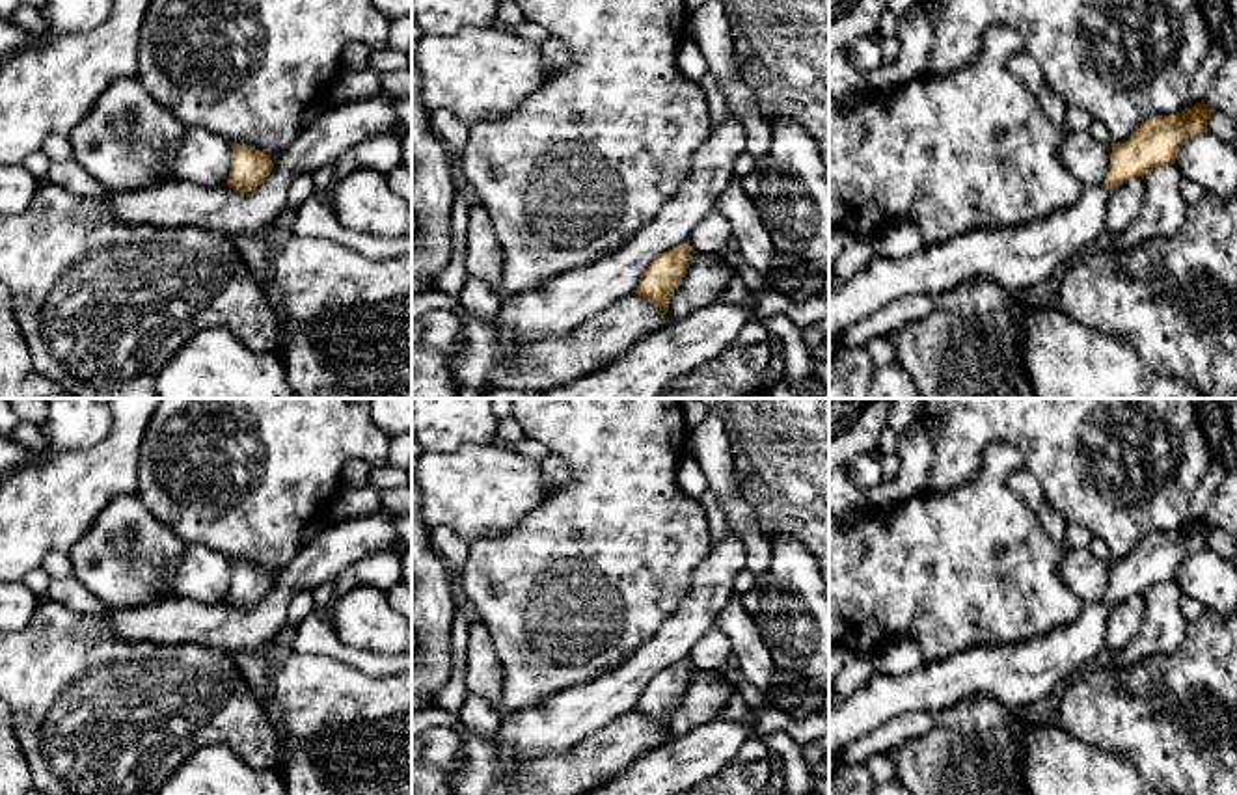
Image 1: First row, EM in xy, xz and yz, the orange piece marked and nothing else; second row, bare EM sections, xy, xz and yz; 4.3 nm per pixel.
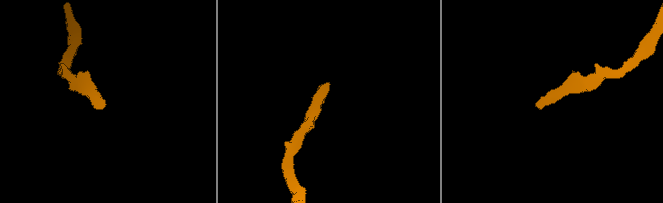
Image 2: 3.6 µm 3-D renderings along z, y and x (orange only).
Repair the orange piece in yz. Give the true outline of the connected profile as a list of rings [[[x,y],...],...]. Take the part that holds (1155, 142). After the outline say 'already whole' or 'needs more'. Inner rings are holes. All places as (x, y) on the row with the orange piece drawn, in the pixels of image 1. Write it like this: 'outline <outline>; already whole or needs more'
outline [[[1202,101],[1174,115],[1155,115],[1144,121],[1123,143],[1112,143],[1105,182],[1086,188],[1073,207],[1045,220],[1015,229],[963,233],[946,244],[924,248],[900,261],[876,257],[868,266],[829,289],[829,337],[853,328],[864,317],[905,294],[937,296],[971,277],[989,277],[1006,289],[1028,290],[1058,276],[1073,259],[1107,240],[1105,216],[1110,194],[1135,177],[1144,179],[1153,168],[1176,164],[1179,149],[1190,138],[1207,132],[1207,119],[1215,112]]]; needs more

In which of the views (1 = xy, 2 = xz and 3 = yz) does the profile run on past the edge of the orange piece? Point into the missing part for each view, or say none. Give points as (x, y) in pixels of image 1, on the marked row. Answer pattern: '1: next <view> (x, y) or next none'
1: next none
2: next none
3: next yz (1021, 257)

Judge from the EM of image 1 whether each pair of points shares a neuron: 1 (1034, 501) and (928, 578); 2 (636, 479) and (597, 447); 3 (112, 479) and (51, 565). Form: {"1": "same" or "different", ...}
{"1": "different", "2": "same", "3": "different"}

